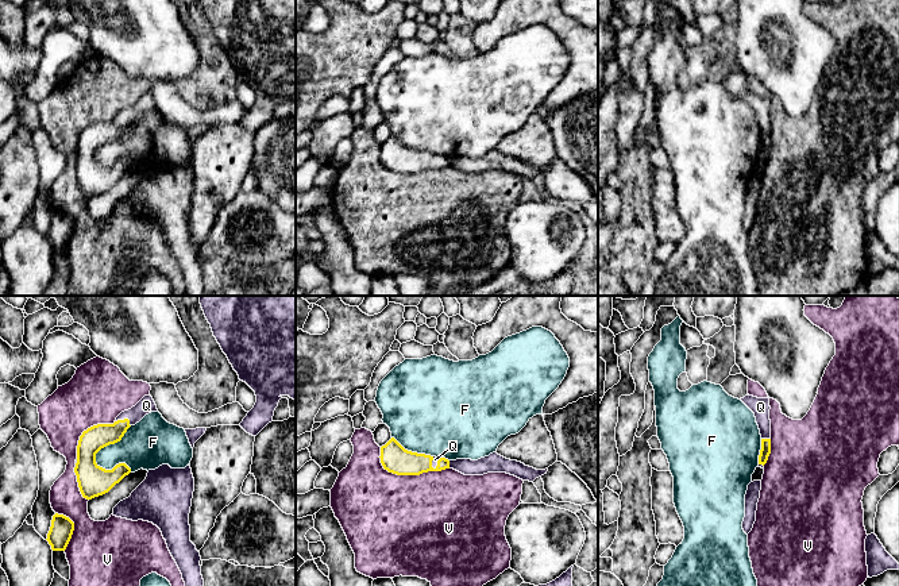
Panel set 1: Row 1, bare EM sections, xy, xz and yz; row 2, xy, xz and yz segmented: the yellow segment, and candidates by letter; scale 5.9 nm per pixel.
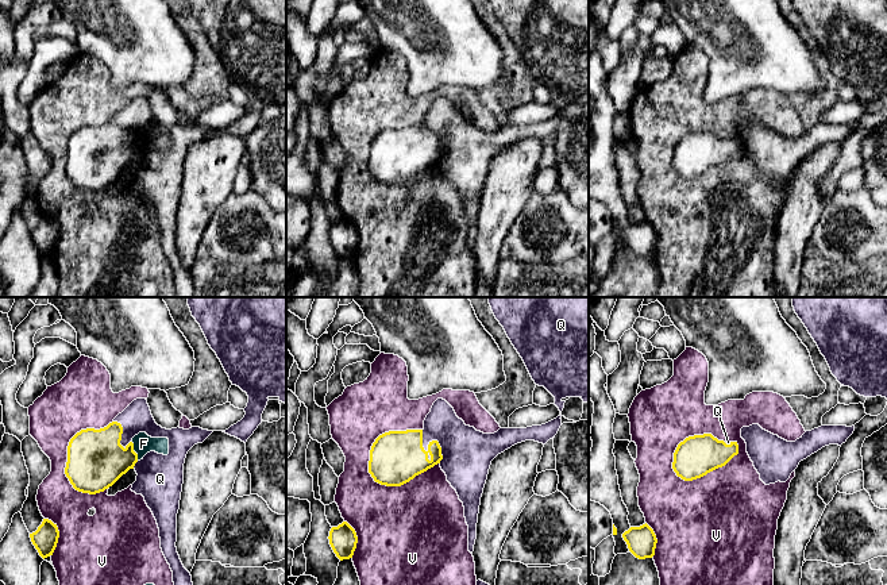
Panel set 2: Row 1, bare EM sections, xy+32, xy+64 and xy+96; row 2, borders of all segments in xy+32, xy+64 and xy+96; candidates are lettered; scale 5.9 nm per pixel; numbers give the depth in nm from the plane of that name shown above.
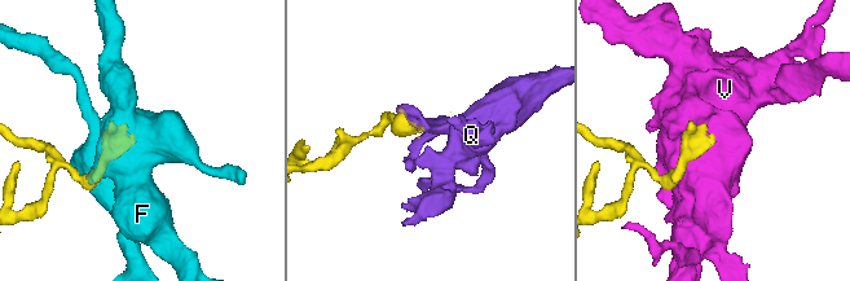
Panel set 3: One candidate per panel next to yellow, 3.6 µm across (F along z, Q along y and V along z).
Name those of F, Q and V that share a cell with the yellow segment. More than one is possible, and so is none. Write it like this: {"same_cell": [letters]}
{"same_cell": ["Q"]}

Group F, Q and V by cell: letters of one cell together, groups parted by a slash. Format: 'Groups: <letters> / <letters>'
Groups: F / Q / V

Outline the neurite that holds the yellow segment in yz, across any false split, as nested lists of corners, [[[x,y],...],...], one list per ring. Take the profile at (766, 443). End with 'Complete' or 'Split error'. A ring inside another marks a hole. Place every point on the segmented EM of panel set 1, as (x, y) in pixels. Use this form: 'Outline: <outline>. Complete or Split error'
Outline: [[[745,396],[740,398],[753,413],[756,417],[756,423],[761,435],[761,450],[759,455],[759,467],[764,469],[764,464],[768,460],[771,454],[771,420],[769,420],[769,397],[768,398],[757,398],[753,396]]]. Split error

